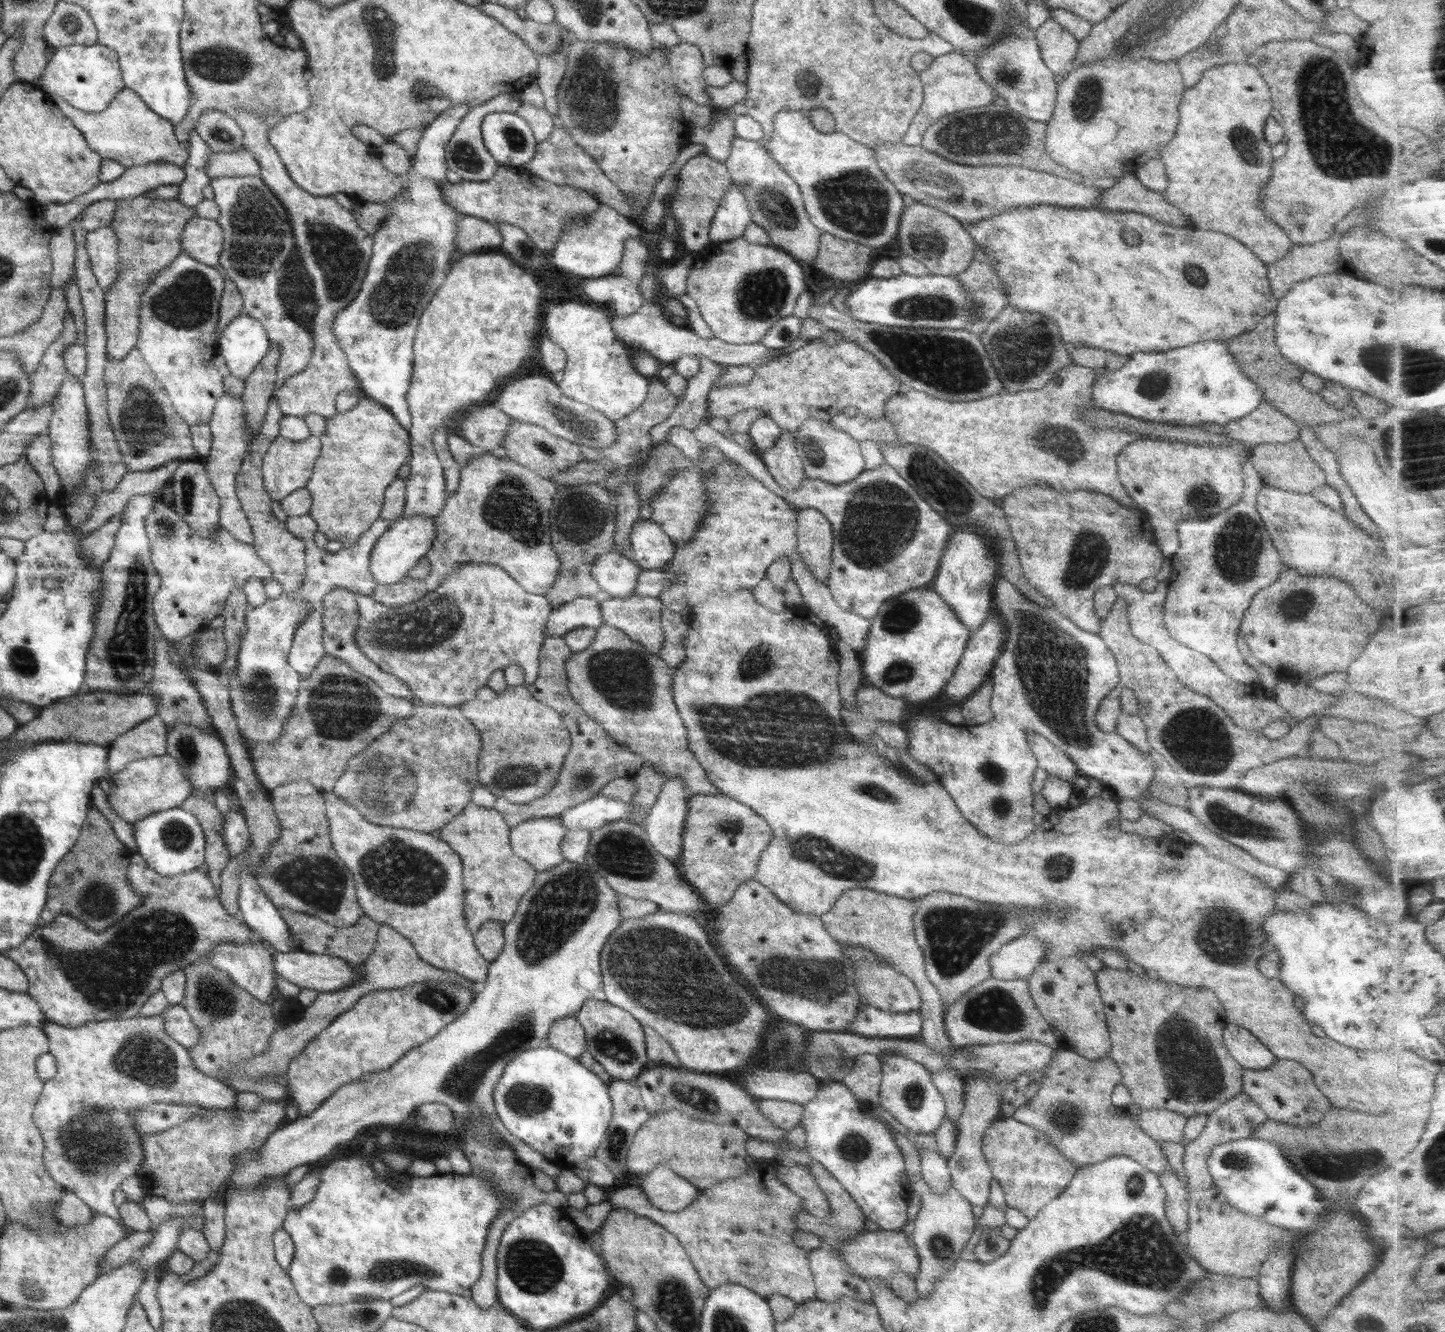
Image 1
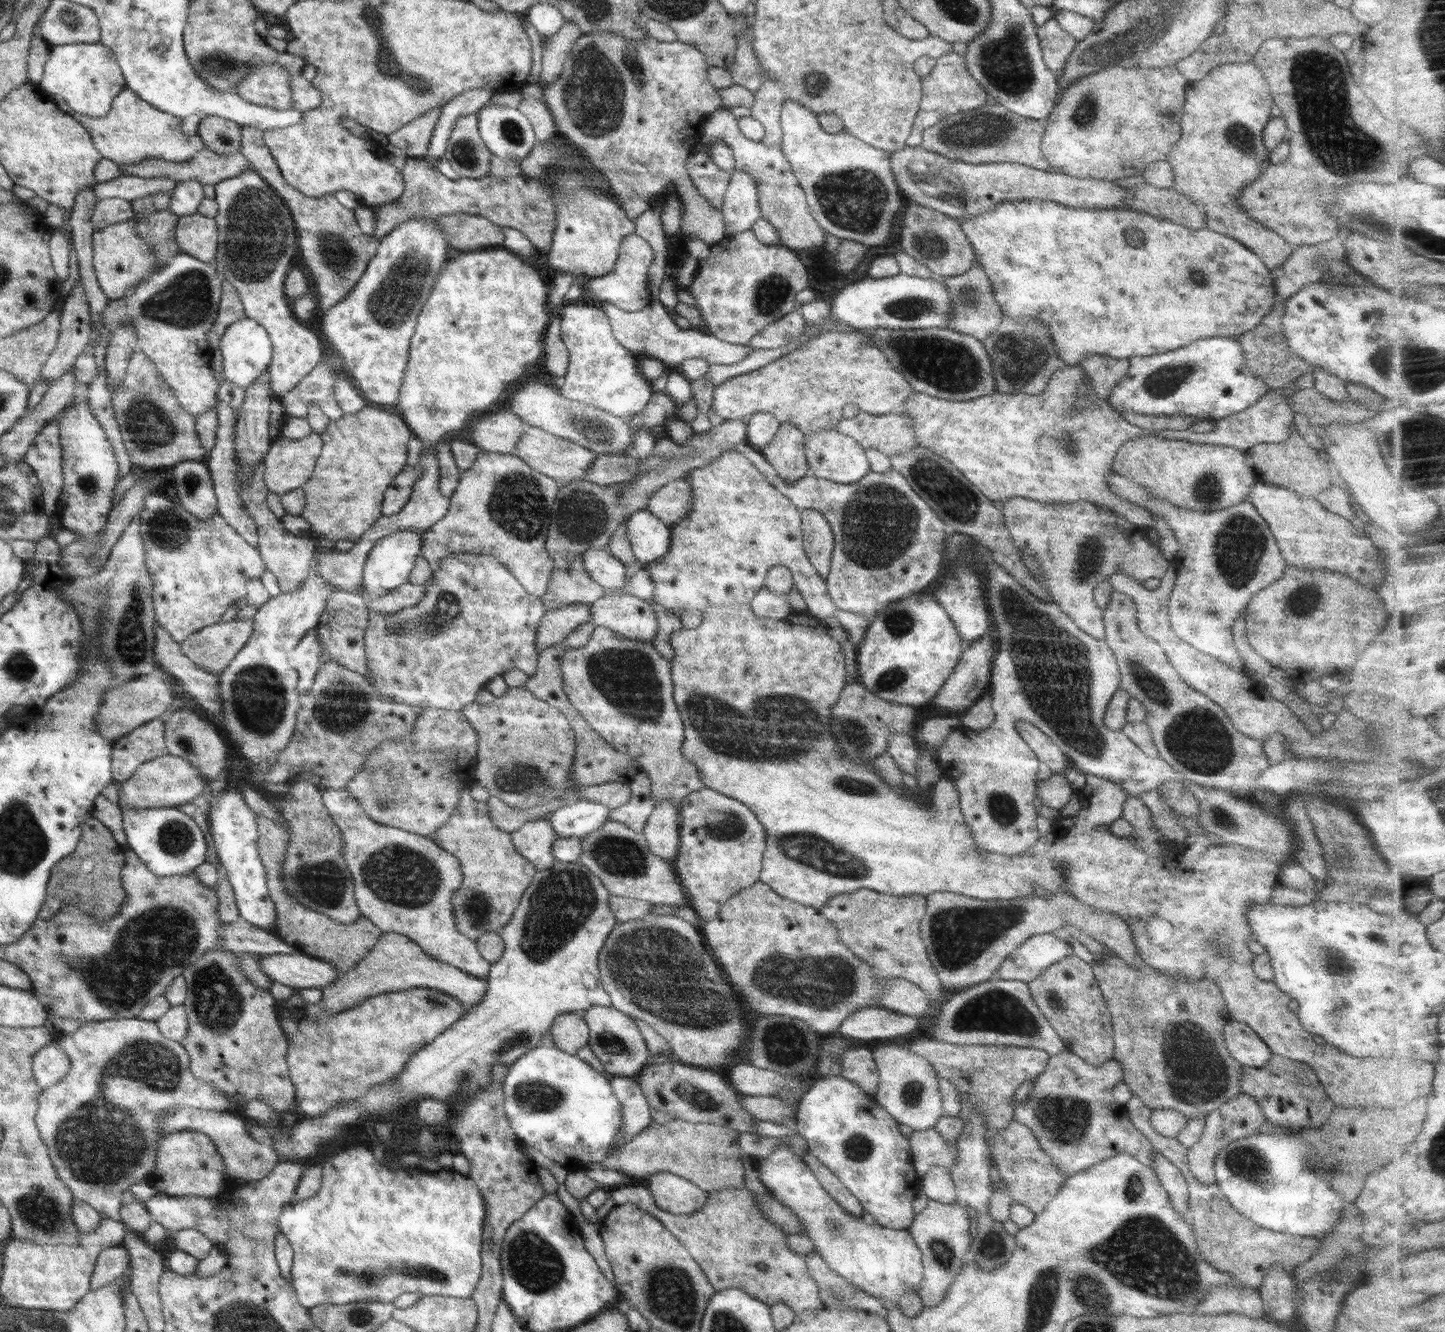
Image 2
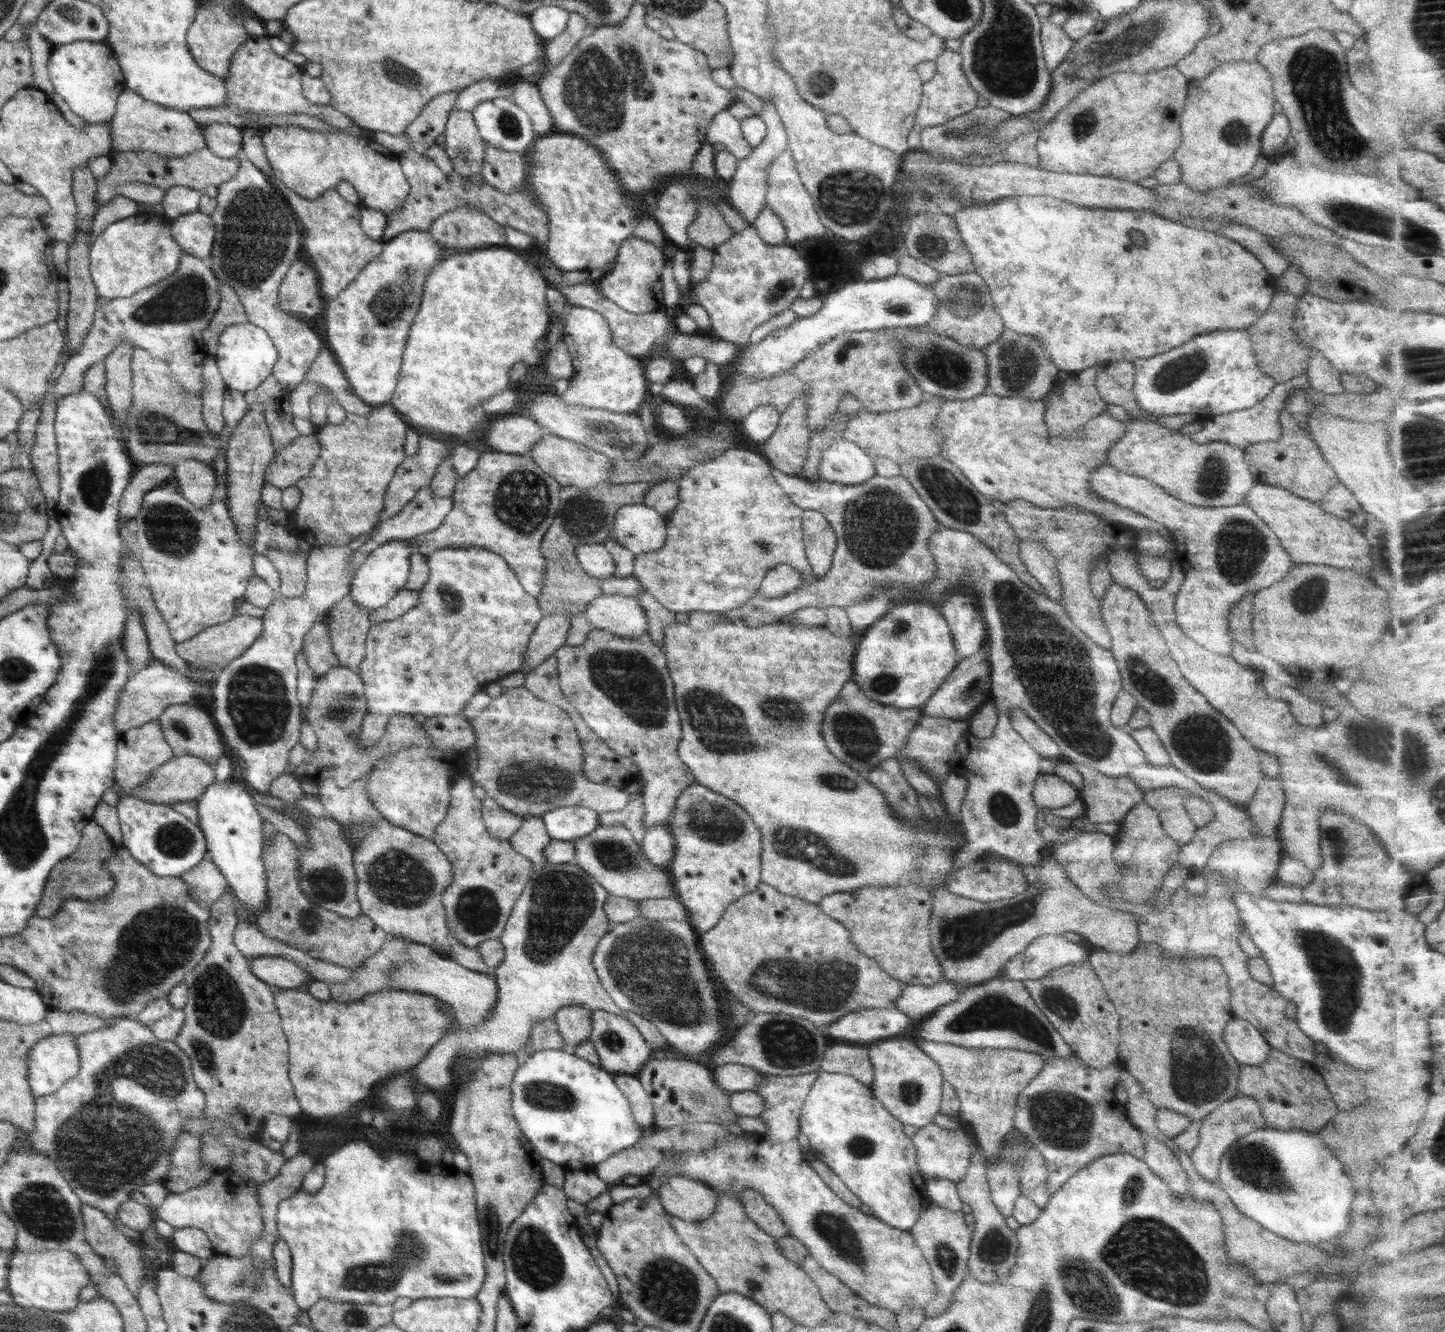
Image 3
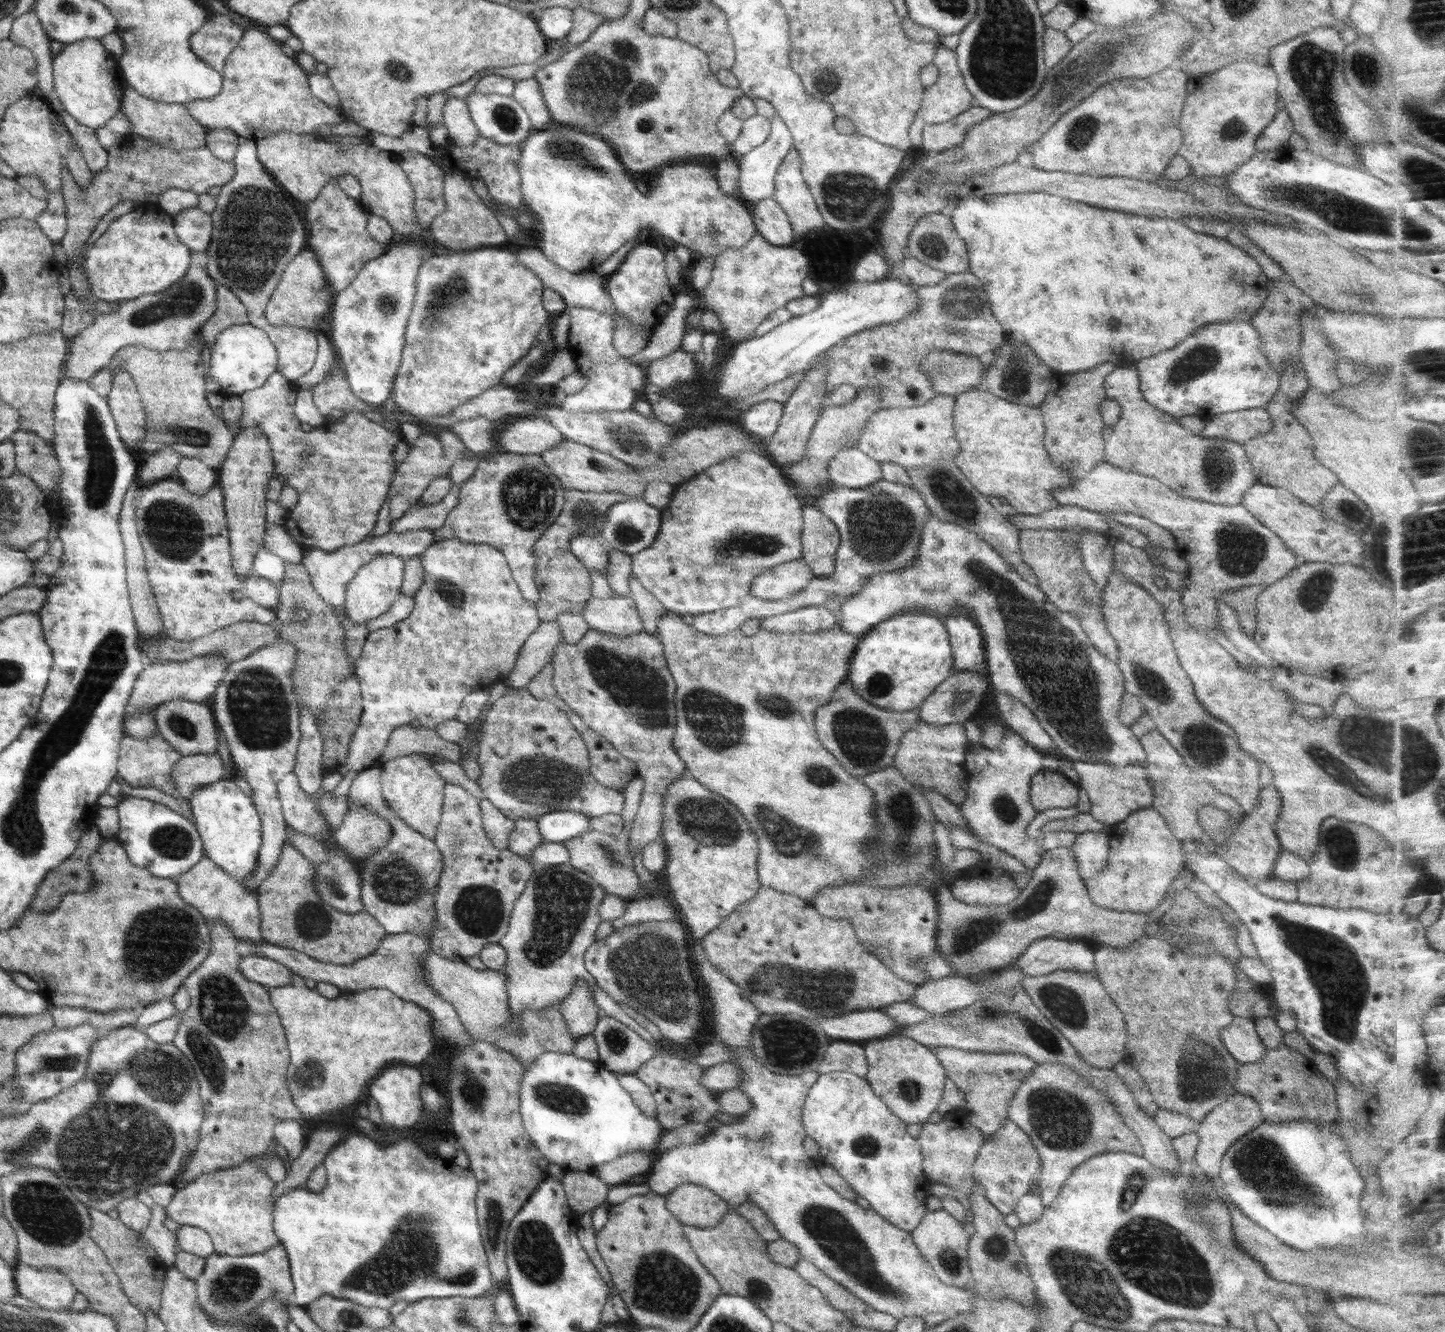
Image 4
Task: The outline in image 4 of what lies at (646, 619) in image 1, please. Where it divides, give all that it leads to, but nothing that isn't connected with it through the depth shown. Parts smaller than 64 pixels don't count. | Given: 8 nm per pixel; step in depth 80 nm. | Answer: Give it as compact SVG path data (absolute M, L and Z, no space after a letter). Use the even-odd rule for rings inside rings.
M629 597L591 598L580 613L588 627L618 636L644 633L640 615Z

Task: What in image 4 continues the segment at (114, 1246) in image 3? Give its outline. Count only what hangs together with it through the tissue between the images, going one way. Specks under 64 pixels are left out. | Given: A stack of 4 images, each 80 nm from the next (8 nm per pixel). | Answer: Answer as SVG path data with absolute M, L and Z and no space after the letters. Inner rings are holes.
M89 1208L89 1213L92 1219L90 1236L103 1250L108 1264L118 1275L122 1290L128 1300L142 1313L146 1313L146 1311L159 1313L166 1265L156 1254L153 1246L144 1238L142 1233L128 1228L120 1219L111 1218L108 1213L94 1208Z

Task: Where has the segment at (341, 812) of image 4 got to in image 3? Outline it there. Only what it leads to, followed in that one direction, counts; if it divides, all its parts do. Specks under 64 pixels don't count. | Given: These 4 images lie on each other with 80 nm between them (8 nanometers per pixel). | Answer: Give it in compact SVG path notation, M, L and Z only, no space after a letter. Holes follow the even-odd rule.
M341 665L330 669L324 676L316 679L316 687L314 688L309 704L302 710L302 721L308 721L311 729L315 732L317 738L317 746L314 750L307 748L299 742L294 748L290 749L289 763L285 774L294 775L299 781L308 780L308 782L320 782L321 780L332 779L338 788L346 788L354 780L358 780L371 772L375 762L380 760L387 754L398 752L405 746L431 746L431 742L426 738L422 724L414 721L412 716L404 716L403 714L395 714L386 725L385 733L374 746L361 746L359 744L359 732L363 723L363 718L367 715L366 704L366 687L357 671L346 668Z

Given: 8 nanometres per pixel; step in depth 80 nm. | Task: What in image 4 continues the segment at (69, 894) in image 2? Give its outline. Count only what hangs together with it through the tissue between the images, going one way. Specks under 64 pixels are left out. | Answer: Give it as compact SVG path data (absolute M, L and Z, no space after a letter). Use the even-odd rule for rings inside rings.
M96 826L90 827L80 837L77 849L61 865L48 871L44 880L37 886L37 891L31 900L30 906L34 911L49 913L56 910L62 897L66 893L83 893L95 885L93 872L89 869L89 858L98 850L99 844L104 840Z

